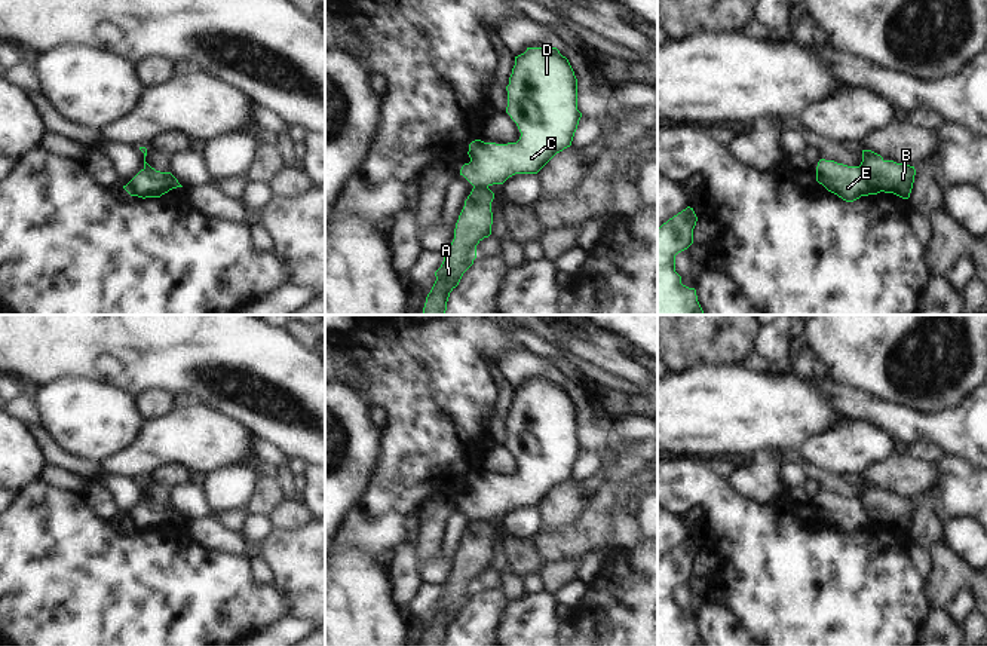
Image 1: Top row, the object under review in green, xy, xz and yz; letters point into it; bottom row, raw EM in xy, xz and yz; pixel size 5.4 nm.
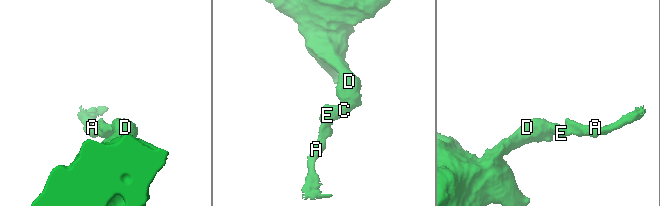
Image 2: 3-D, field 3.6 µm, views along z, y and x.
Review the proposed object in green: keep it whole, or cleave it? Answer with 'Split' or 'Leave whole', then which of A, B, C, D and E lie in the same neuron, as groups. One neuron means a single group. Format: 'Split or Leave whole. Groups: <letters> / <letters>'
Split. Groups: A B / C D E.

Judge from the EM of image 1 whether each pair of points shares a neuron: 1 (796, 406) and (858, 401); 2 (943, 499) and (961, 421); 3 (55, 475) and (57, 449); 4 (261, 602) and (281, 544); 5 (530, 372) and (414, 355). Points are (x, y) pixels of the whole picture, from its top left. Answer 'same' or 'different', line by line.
1: different
2: different
3: different
4: different
5: different

